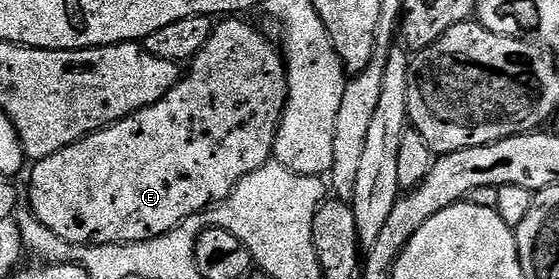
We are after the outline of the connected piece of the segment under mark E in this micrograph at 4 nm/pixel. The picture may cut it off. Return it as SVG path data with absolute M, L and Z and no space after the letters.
M227 17L216 22L205 49L201 49L201 53L197 53L194 59L190 60L179 83L173 89L169 89L169 93L165 93L165 97L161 97L161 101L117 121L112 127L103 127L100 131L85 136L81 141L53 153L53 157L38 160L32 166L35 168L31 171L31 185L26 188L31 211L36 215L37 221L41 221L42 225L51 229L57 237L63 238L68 243L109 245L110 243L149 241L153 237L161 237L165 233L169 233L174 227L181 225L181 221L185 221L185 217L193 217L197 213L206 211L208 207L224 203L229 197L229 193L233 193L235 186L245 177L249 177L249 173L272 162L279 119L287 104L287 65L283 62L280 48L272 40L271 44L253 24L246 23L243 19L246 18Z

